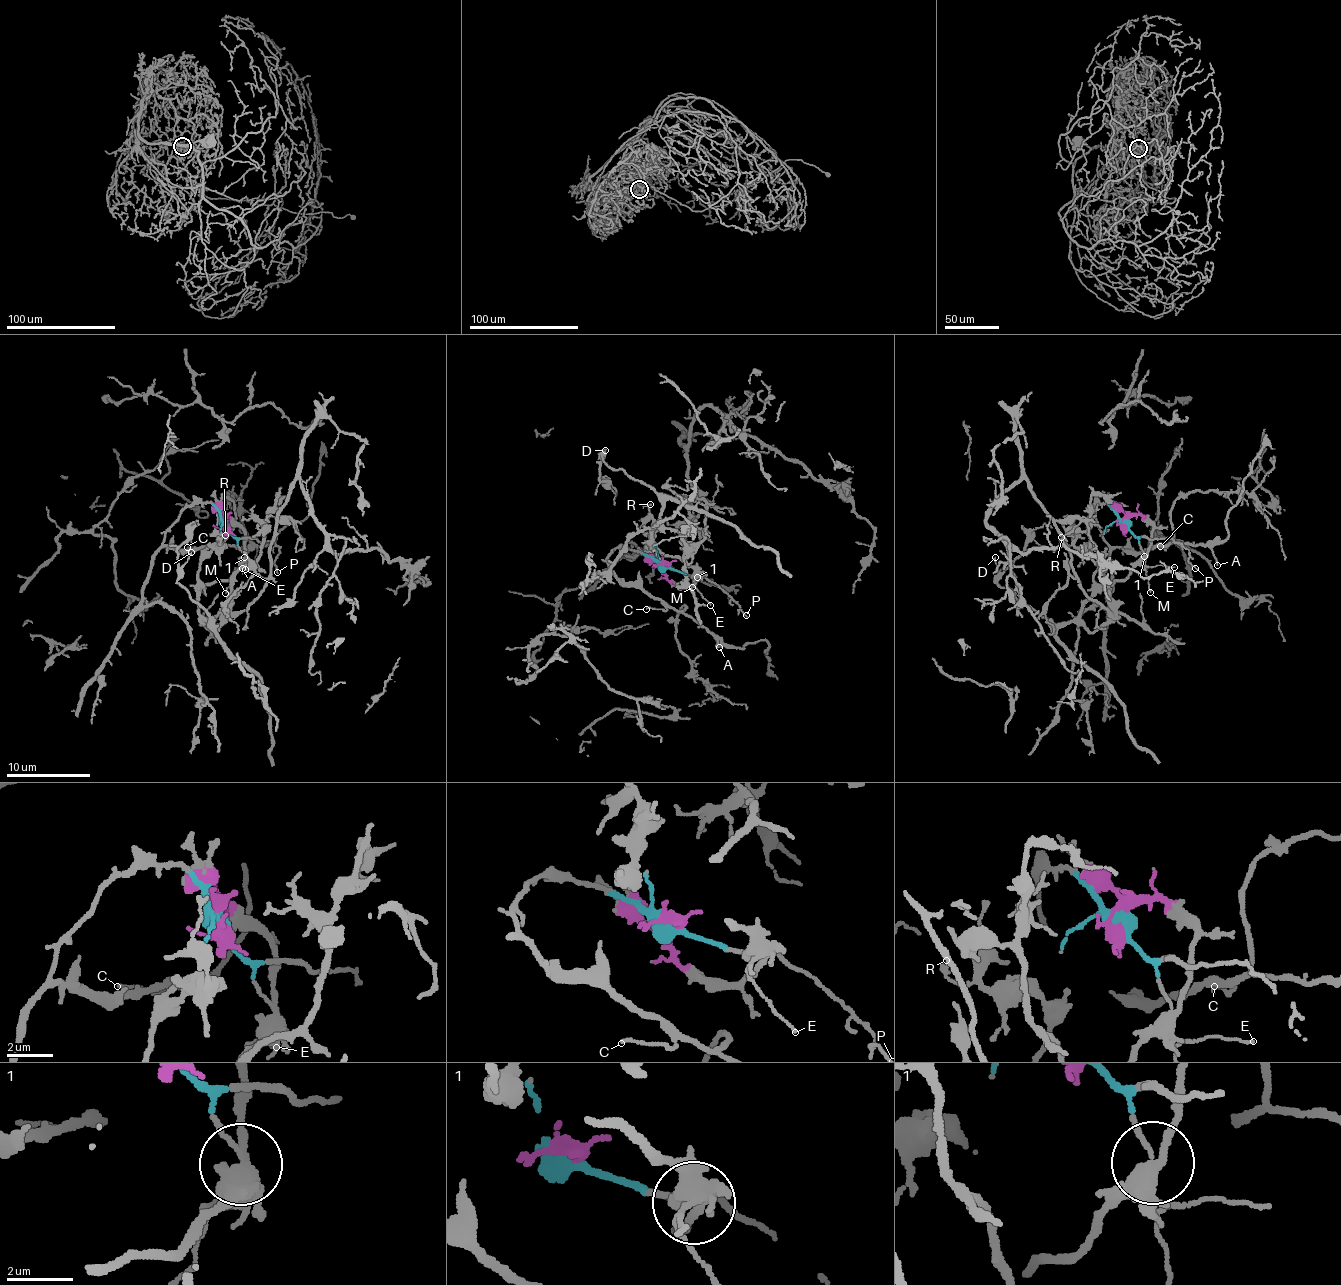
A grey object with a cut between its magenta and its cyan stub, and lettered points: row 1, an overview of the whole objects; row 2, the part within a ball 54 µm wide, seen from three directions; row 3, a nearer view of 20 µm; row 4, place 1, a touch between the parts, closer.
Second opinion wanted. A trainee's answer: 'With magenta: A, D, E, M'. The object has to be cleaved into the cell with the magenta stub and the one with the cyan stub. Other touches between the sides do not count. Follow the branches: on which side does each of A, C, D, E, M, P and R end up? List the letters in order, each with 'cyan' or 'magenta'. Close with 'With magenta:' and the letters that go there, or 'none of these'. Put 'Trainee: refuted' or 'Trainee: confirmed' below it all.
A: cyan
C: cyan
D: magenta
E: magenta
M: magenta
P: cyan
R: magenta
With magenta: D, E, M, R
Trainee: refuted

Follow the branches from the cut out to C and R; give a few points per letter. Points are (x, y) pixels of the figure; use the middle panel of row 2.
C: (664, 564), (638, 549), (613, 549), (607, 561), (626, 582), (636, 582), (665, 607), (647, 609)
R: (664, 564), (668, 579), (680, 585), (699, 580), (683, 560), (645, 541), (648, 546), (652, 536), (650, 504)

